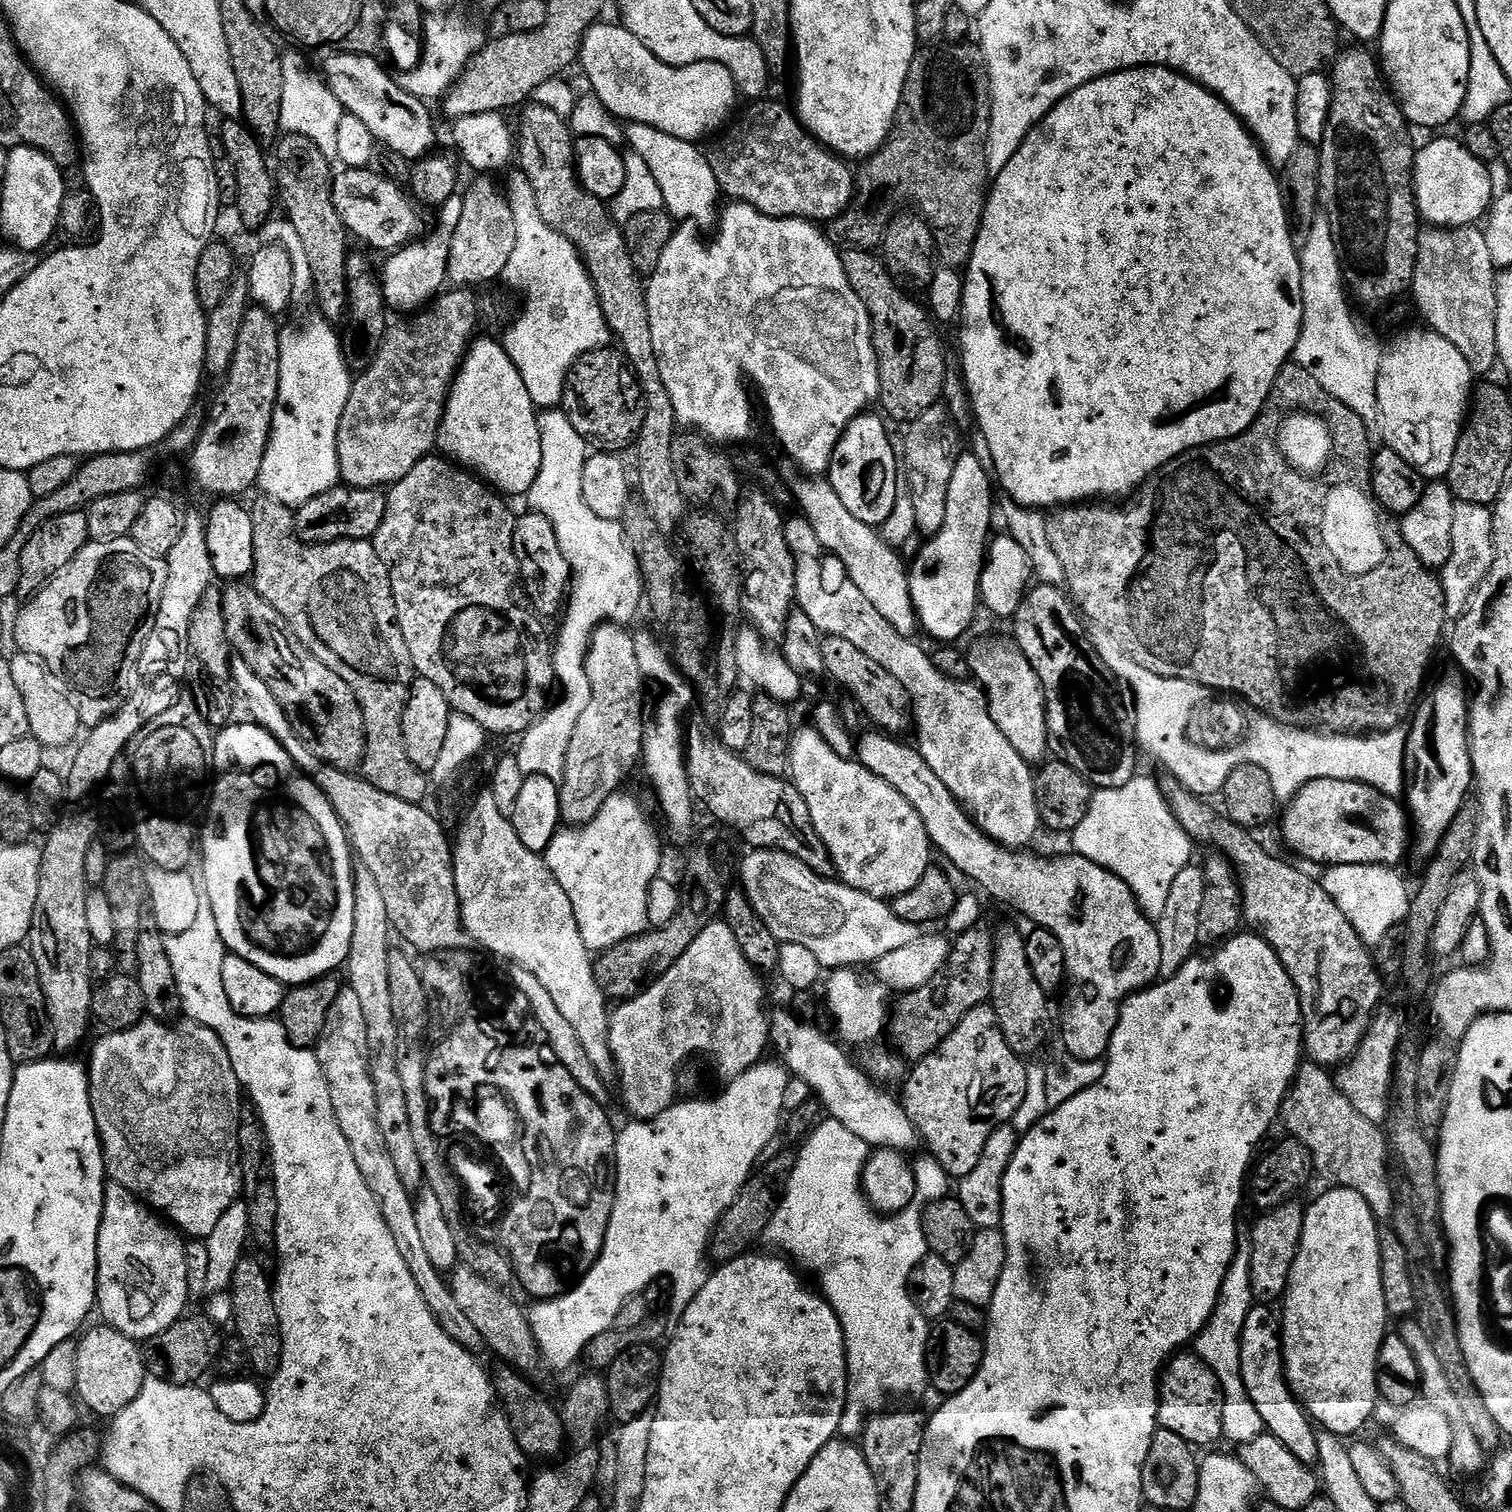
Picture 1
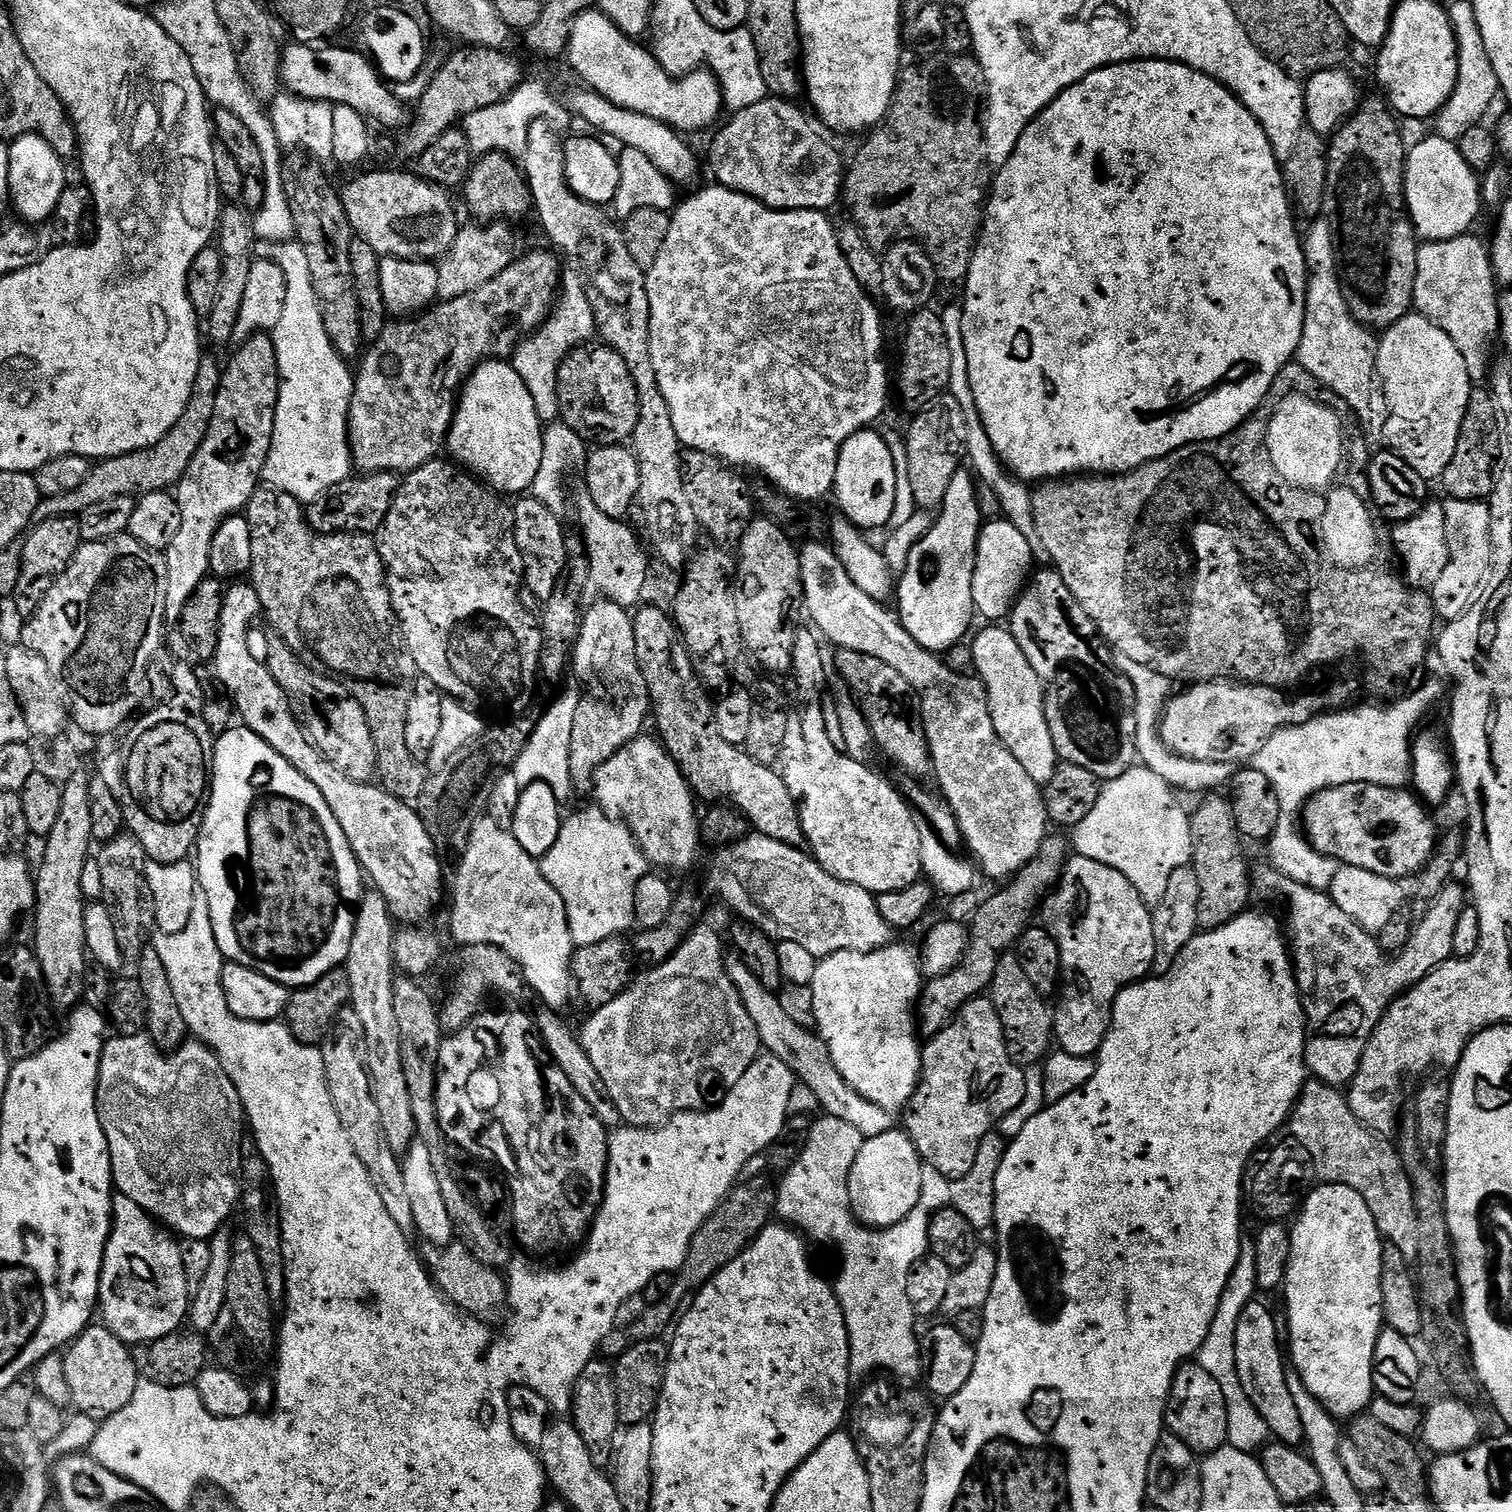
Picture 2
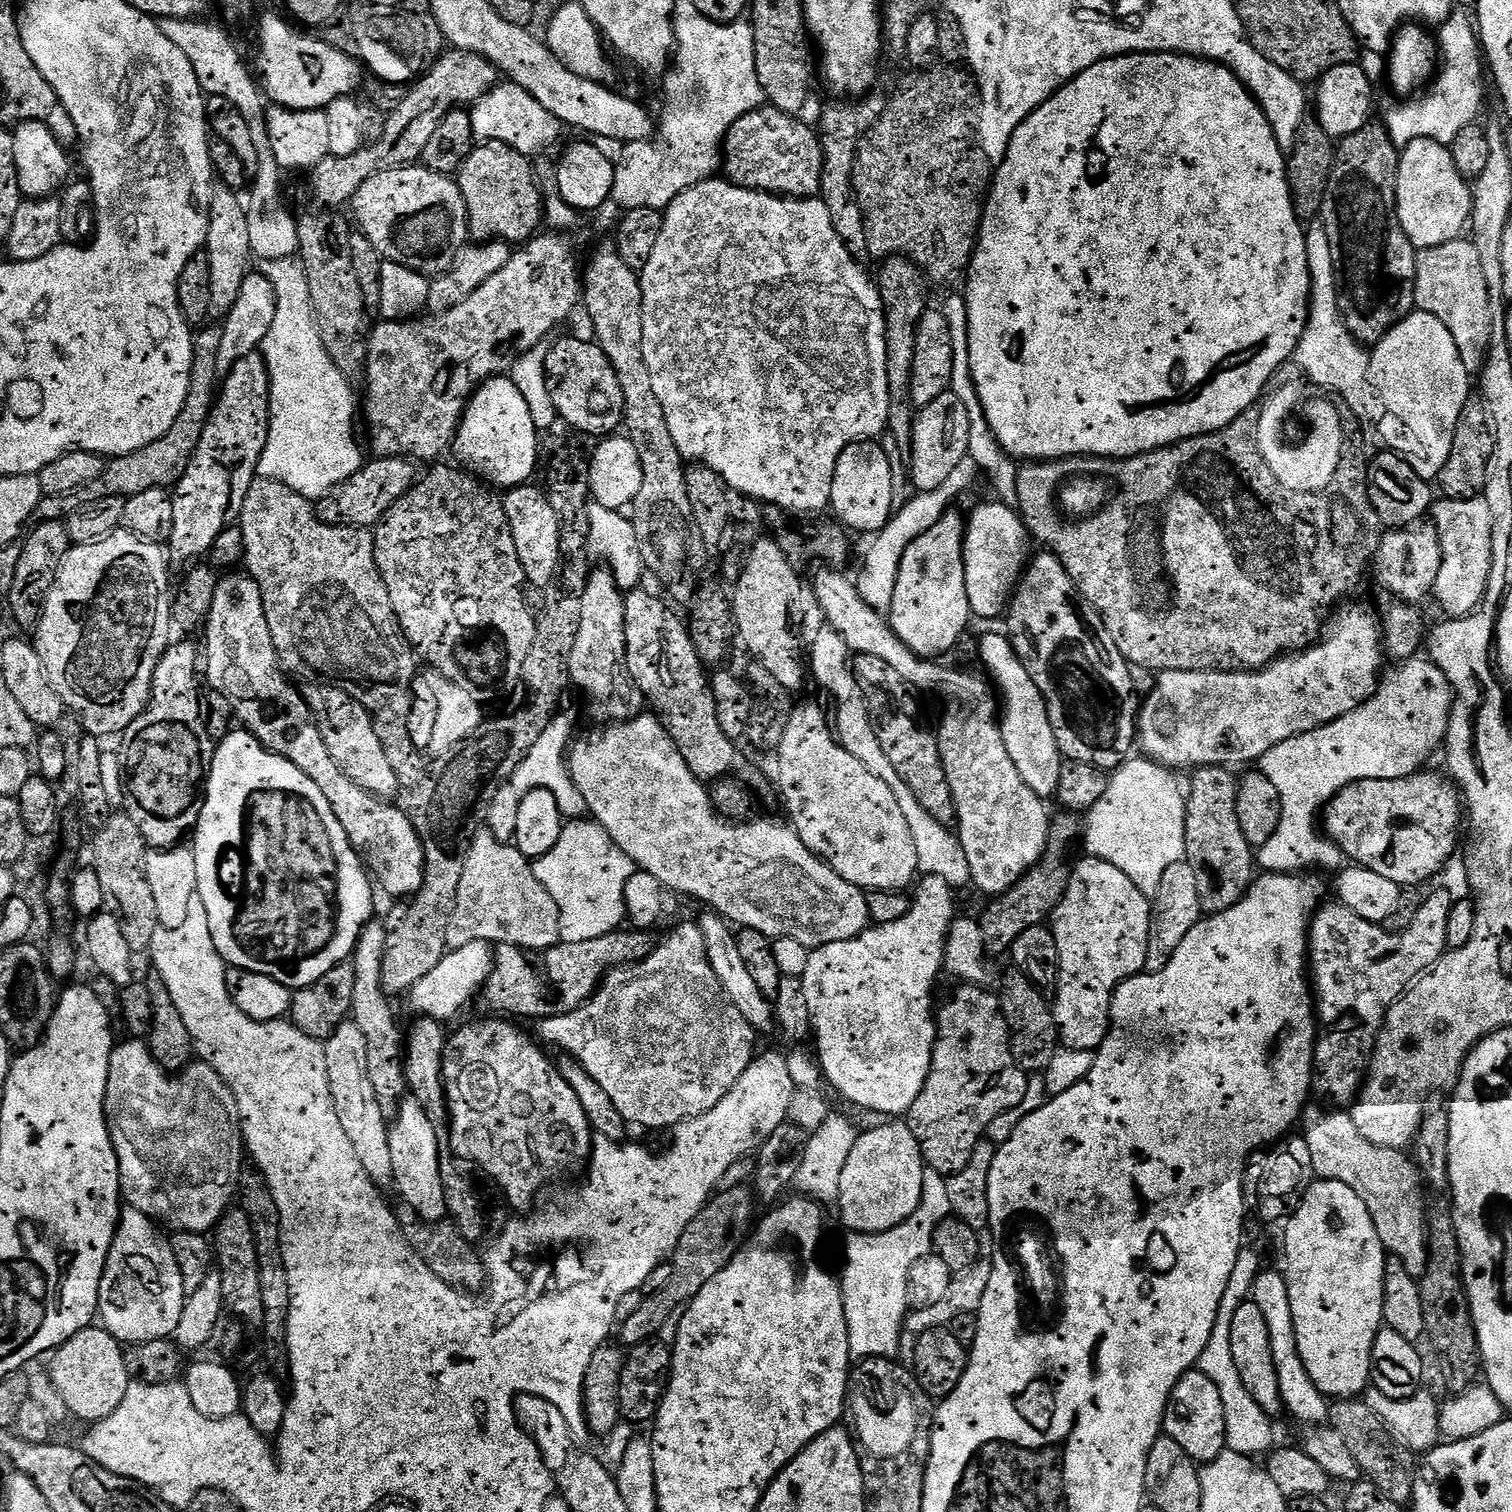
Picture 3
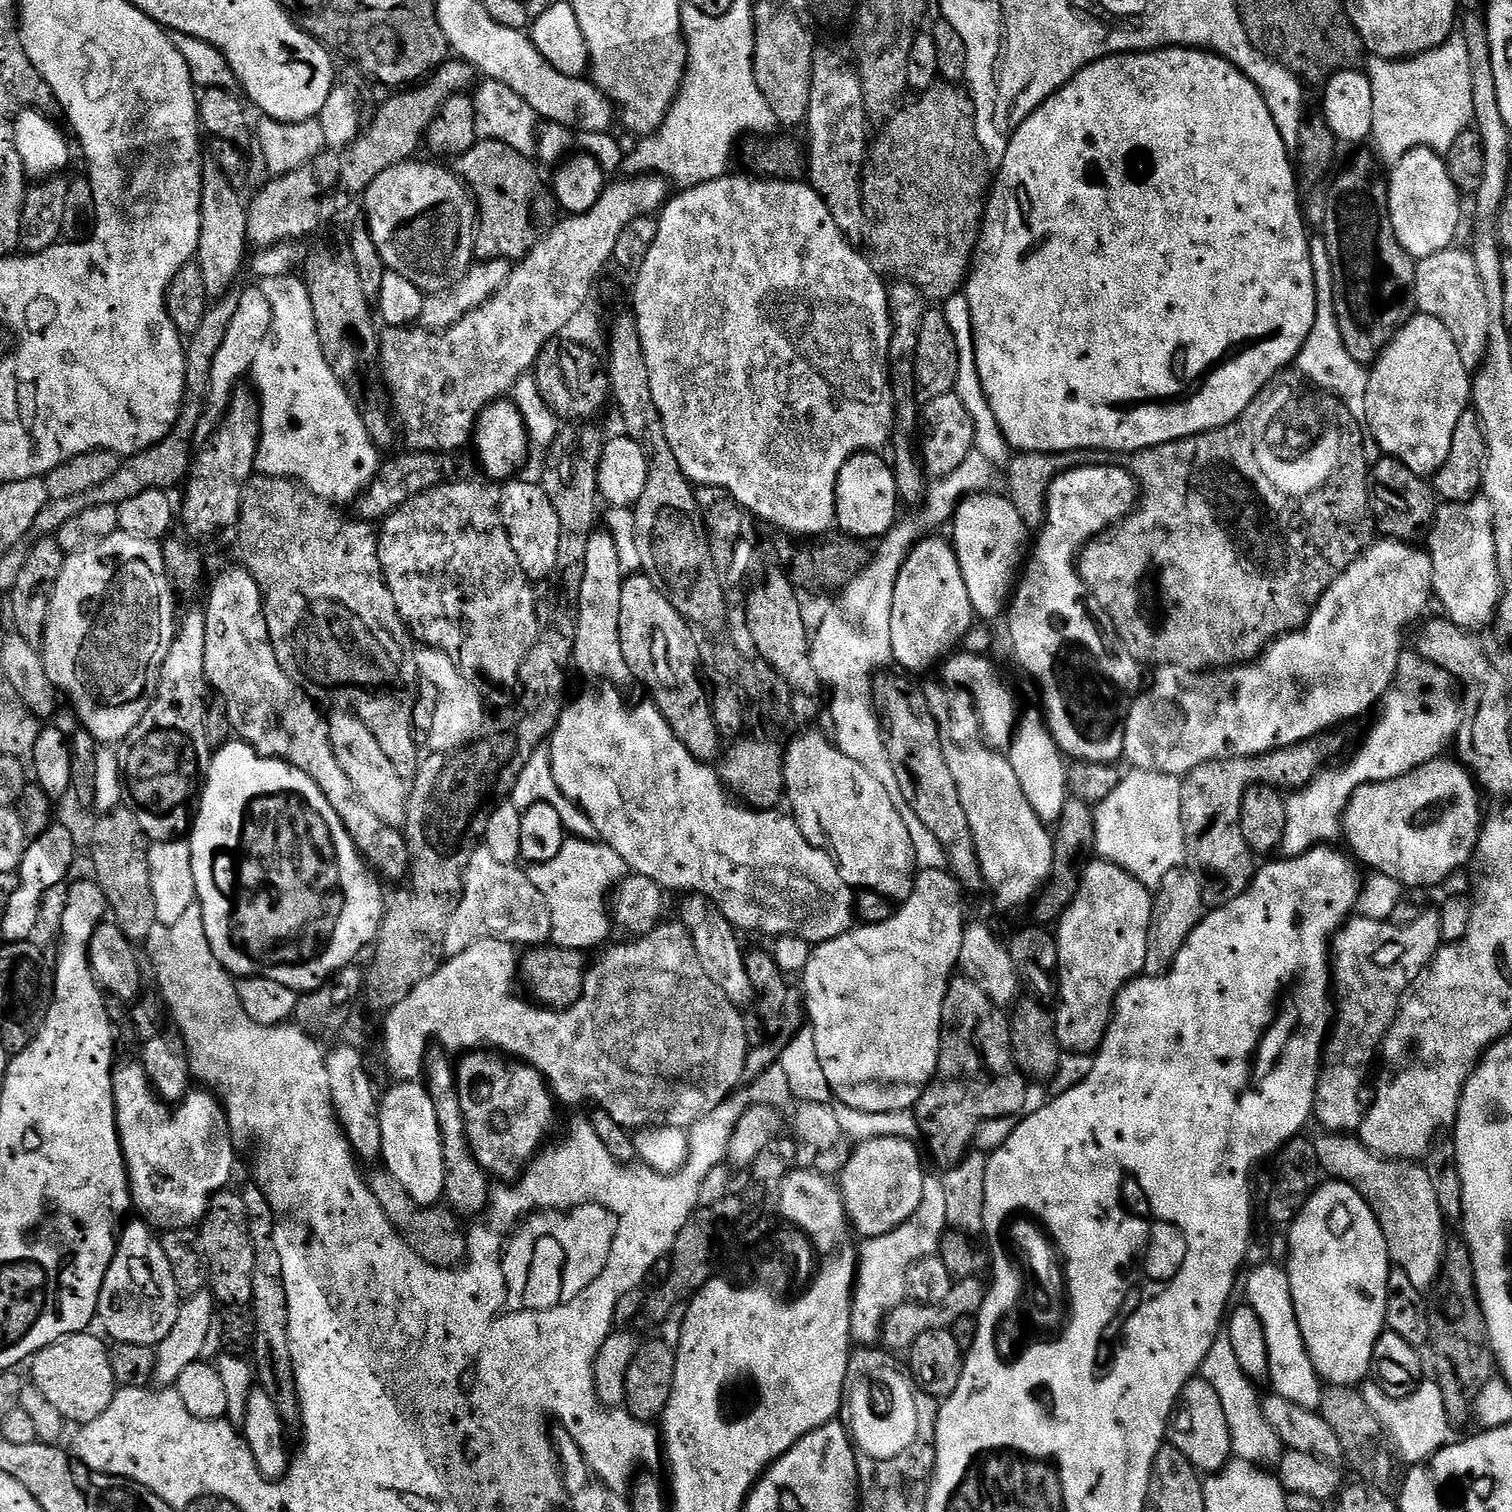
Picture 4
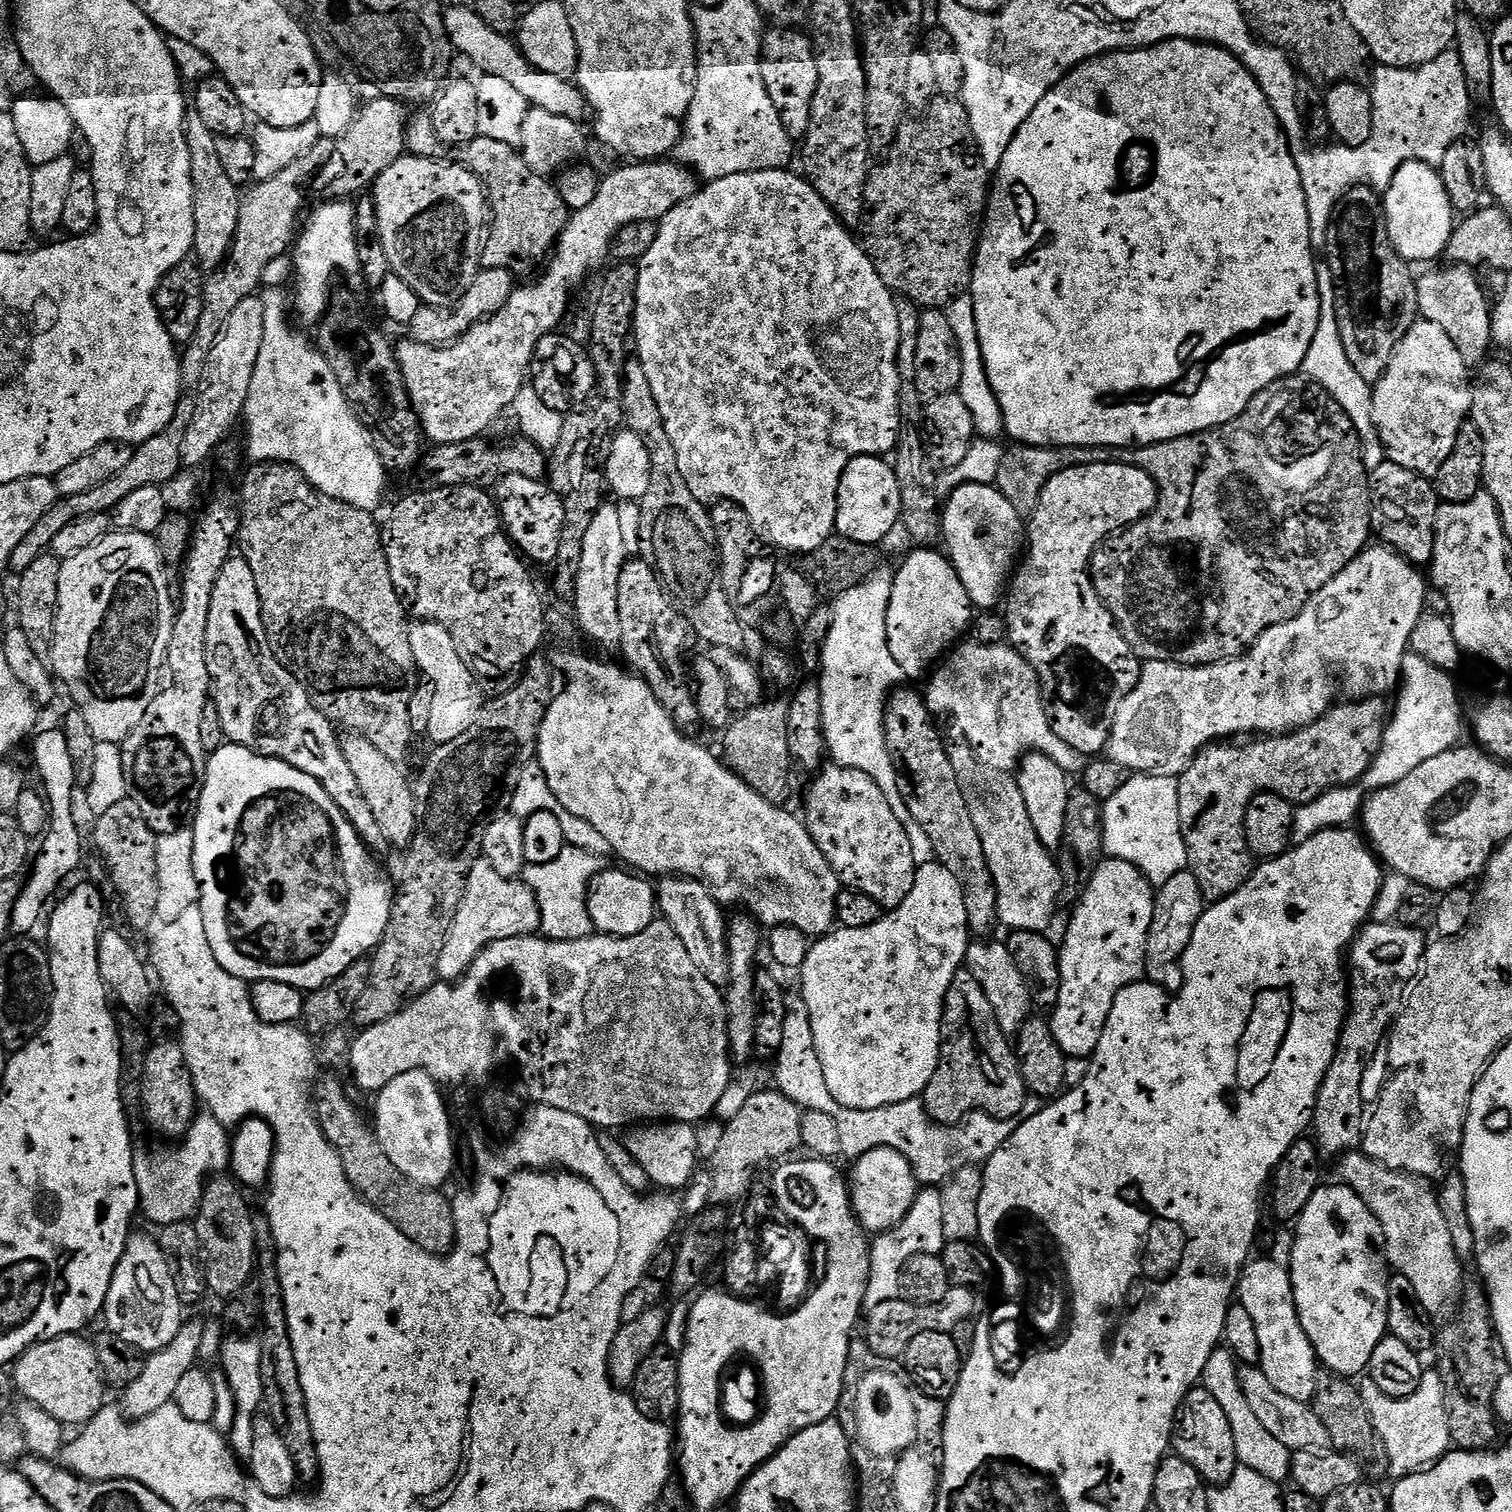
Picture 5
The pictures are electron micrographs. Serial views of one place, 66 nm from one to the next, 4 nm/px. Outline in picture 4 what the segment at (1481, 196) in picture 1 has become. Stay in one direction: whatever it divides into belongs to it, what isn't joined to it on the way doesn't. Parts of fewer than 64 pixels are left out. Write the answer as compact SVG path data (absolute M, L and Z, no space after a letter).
M1414 148L1394 164L1388 181L1388 209L1398 242L1413 258L1438 254L1453 247L1460 228L1460 200L1462 193L1450 178L1448 161L1430 148Z

